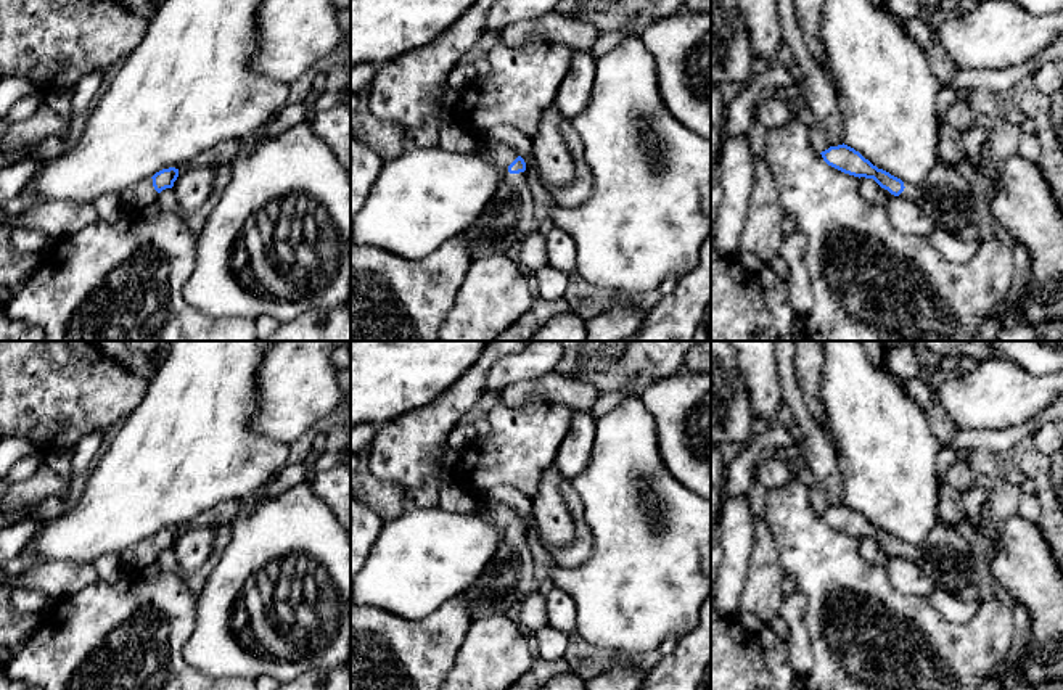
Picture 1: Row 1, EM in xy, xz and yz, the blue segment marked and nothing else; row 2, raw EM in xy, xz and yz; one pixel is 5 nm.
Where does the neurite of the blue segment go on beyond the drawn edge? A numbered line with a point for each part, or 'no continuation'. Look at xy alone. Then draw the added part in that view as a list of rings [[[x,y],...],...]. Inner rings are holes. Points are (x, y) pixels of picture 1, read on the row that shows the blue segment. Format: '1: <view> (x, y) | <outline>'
1: xy (143, 193) | [[[145,179],[135,187],[129,188],[122,199],[127,203],[130,209],[145,209],[148,204],[154,203],[158,198],[158,191],[153,187],[153,179]]]

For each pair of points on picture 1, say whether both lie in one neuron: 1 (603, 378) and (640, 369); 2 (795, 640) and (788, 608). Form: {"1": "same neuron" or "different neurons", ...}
{"1": "same neuron", "2": "same neuron"}

